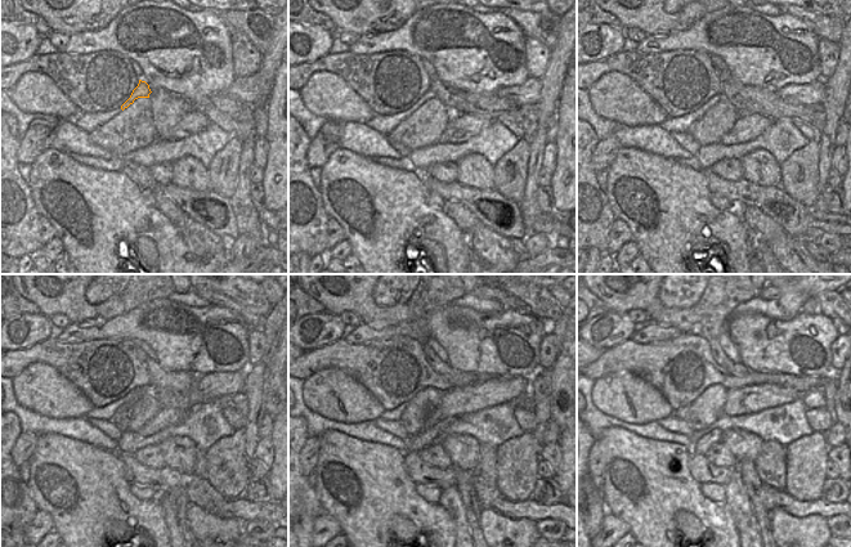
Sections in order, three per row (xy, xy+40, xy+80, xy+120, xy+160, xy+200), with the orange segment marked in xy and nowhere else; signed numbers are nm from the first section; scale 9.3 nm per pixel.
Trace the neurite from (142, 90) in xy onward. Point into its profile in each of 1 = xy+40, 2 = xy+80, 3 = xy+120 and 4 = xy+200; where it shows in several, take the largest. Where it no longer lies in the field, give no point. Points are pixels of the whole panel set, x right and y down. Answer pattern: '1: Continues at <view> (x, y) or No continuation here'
1: Continues at xy+40 (430, 94)
2: Continues at xy+80 (701, 111)
3: Continues at xy+120 (121, 420)
4: Continues at xy+200 (704, 411)

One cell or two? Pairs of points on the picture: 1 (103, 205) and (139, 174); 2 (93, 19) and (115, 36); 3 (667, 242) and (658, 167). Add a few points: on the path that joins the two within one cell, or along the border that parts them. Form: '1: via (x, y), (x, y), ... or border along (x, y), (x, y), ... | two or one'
1: border along (122, 170), (142, 188) | two
2: border along (119, 13), (104, 27), (75, 34) | two
3: via (668, 224), (668, 210), (658, 193), (658, 185) | one

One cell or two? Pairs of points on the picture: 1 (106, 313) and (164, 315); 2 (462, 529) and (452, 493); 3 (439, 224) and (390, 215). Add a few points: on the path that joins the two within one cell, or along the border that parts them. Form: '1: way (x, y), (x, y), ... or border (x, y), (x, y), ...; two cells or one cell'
1: border (125, 313), (94, 322); two cells
2: way (460, 520), (452, 502); one cell
3: way (431, 214), (403, 215); one cell

